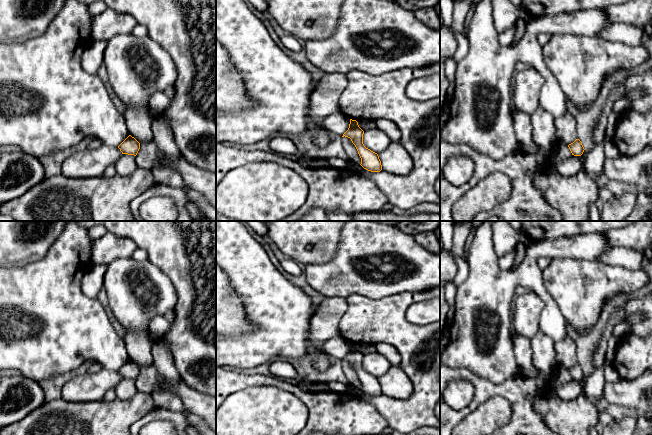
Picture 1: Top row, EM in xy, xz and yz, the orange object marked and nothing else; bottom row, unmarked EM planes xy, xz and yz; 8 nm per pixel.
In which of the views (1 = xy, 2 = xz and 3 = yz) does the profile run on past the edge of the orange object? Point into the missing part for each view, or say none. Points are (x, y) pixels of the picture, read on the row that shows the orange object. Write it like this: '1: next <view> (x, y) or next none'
1: next none
2: next none
3: next none

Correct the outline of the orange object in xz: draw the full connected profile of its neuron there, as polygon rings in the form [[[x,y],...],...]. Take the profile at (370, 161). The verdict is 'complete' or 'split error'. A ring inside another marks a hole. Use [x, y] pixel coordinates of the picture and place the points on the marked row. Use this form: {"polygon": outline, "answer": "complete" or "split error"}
{"polygon": [[[350,119],[348,130],[342,137],[348,137],[355,145],[361,158],[361,166],[371,172],[380,172],[382,170],[381,161],[377,153],[366,148],[363,144],[364,131],[359,127],[356,120]]], "answer": "complete"}

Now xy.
{"polygon": [[[129,135],[119,146],[118,148],[122,154],[134,155],[136,156],[139,149],[140,143],[131,135]]], "answer": "complete"}

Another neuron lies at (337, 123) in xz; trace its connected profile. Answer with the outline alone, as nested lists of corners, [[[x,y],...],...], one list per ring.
[[[340,110],[328,115],[322,122],[322,126],[329,133],[343,136],[348,130],[350,119]]]

